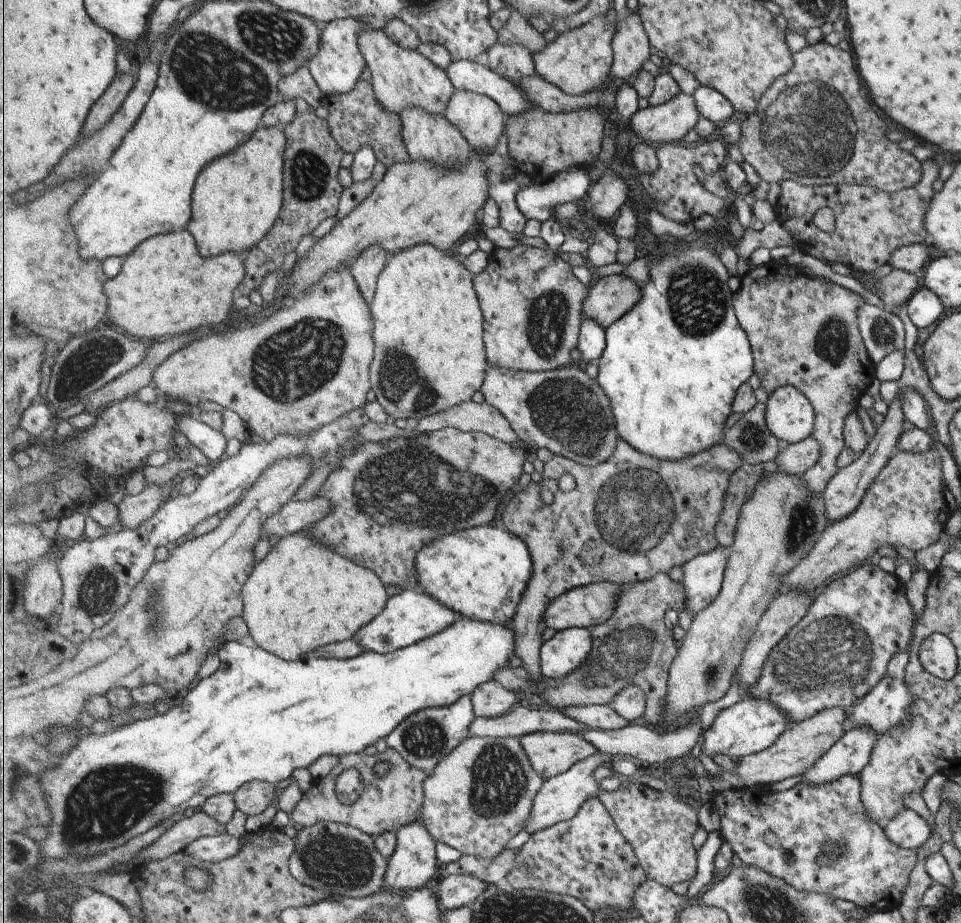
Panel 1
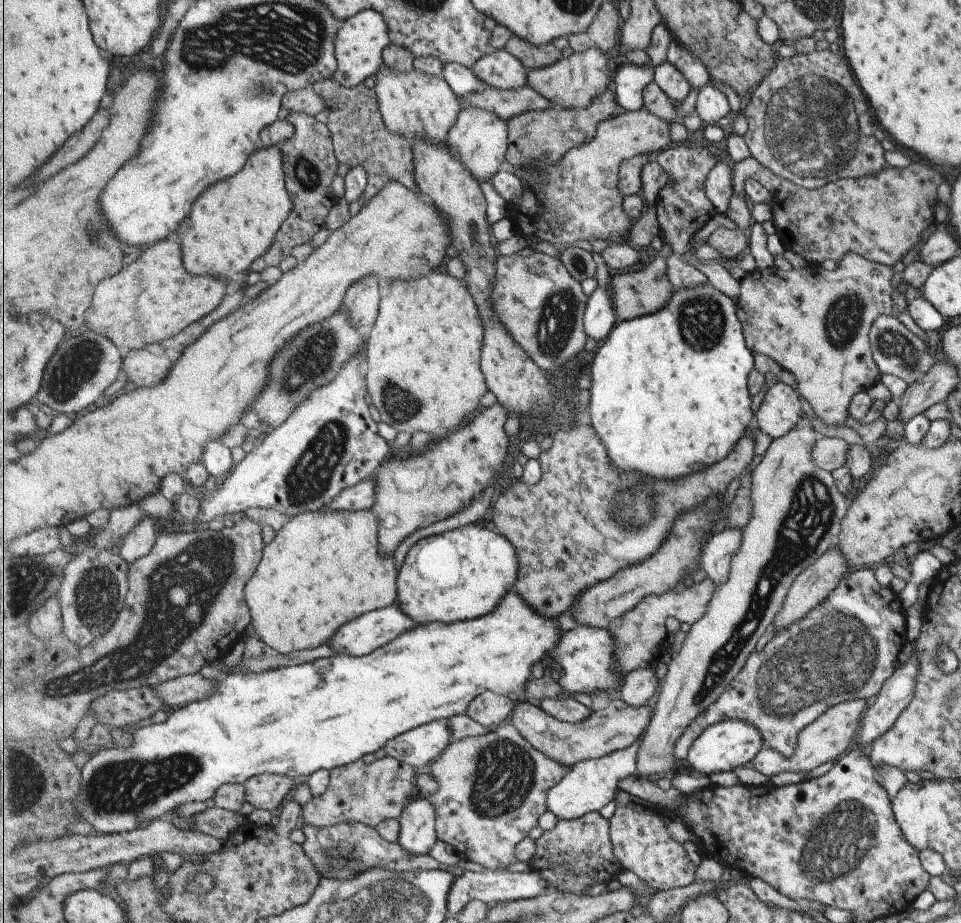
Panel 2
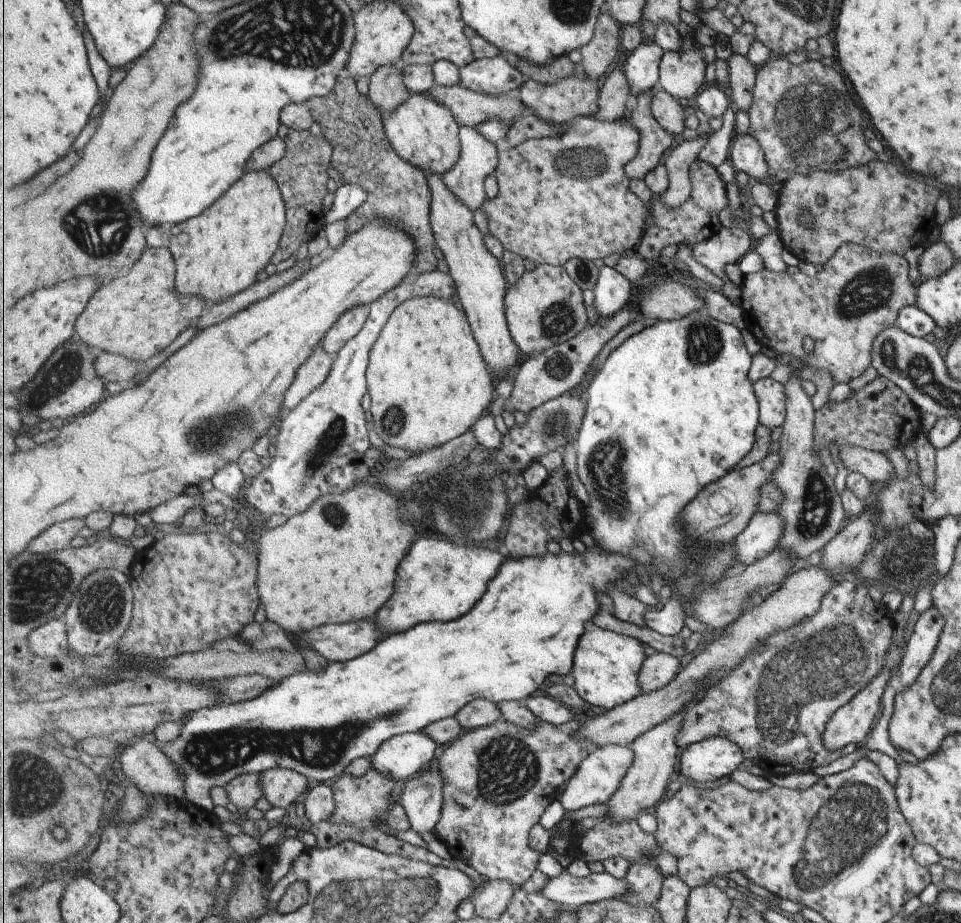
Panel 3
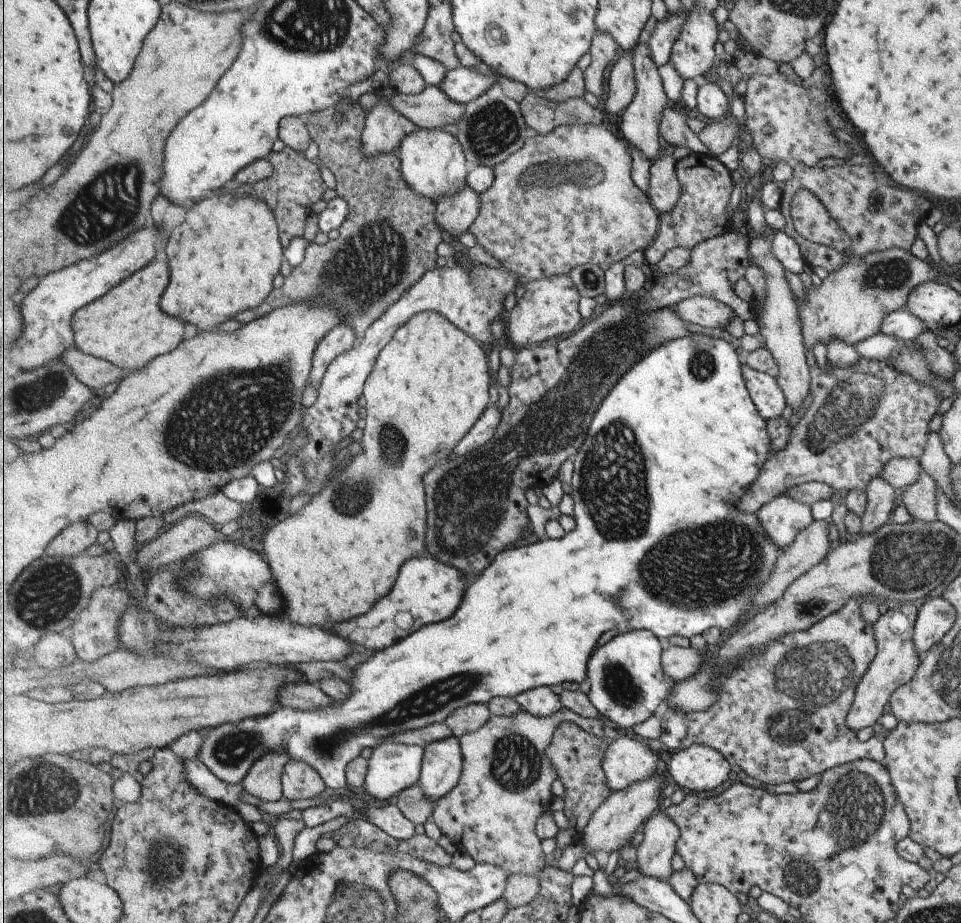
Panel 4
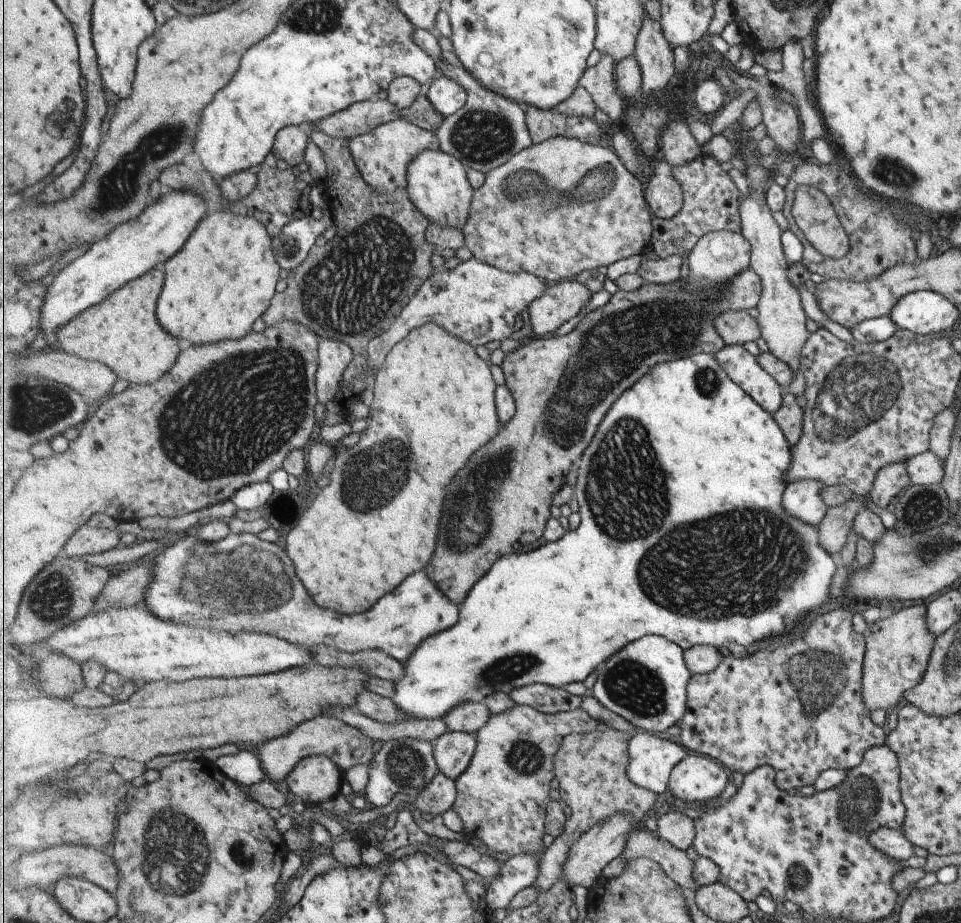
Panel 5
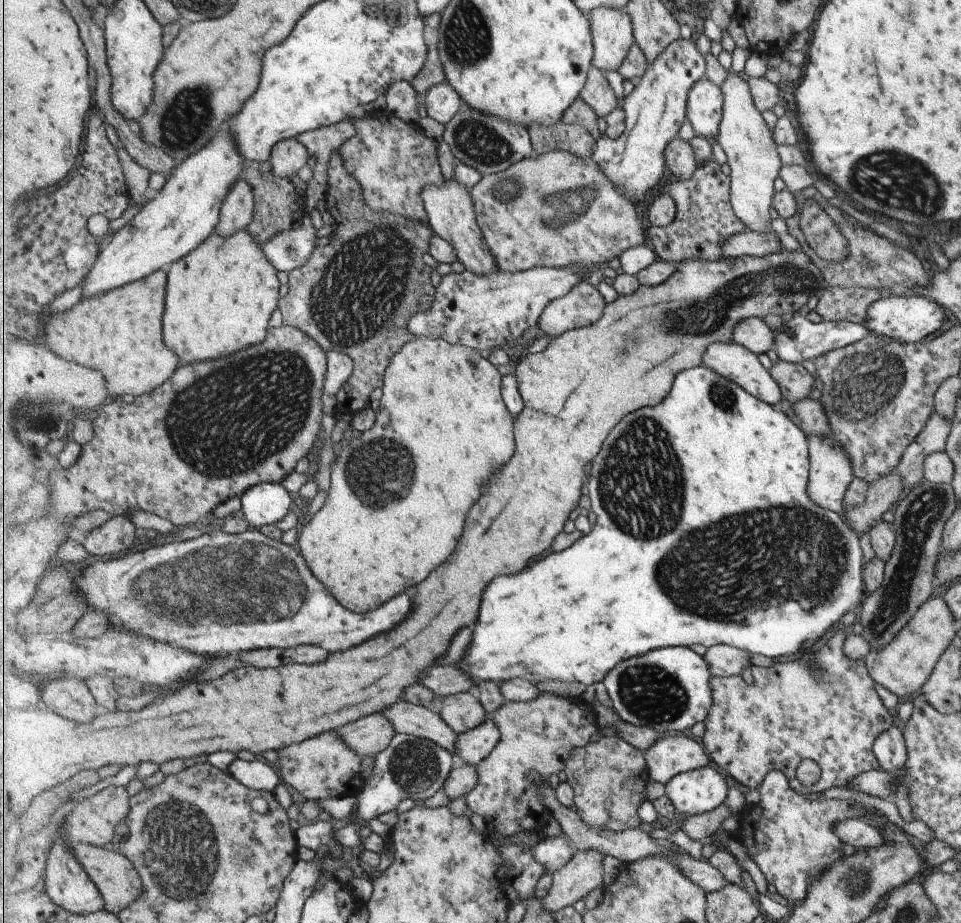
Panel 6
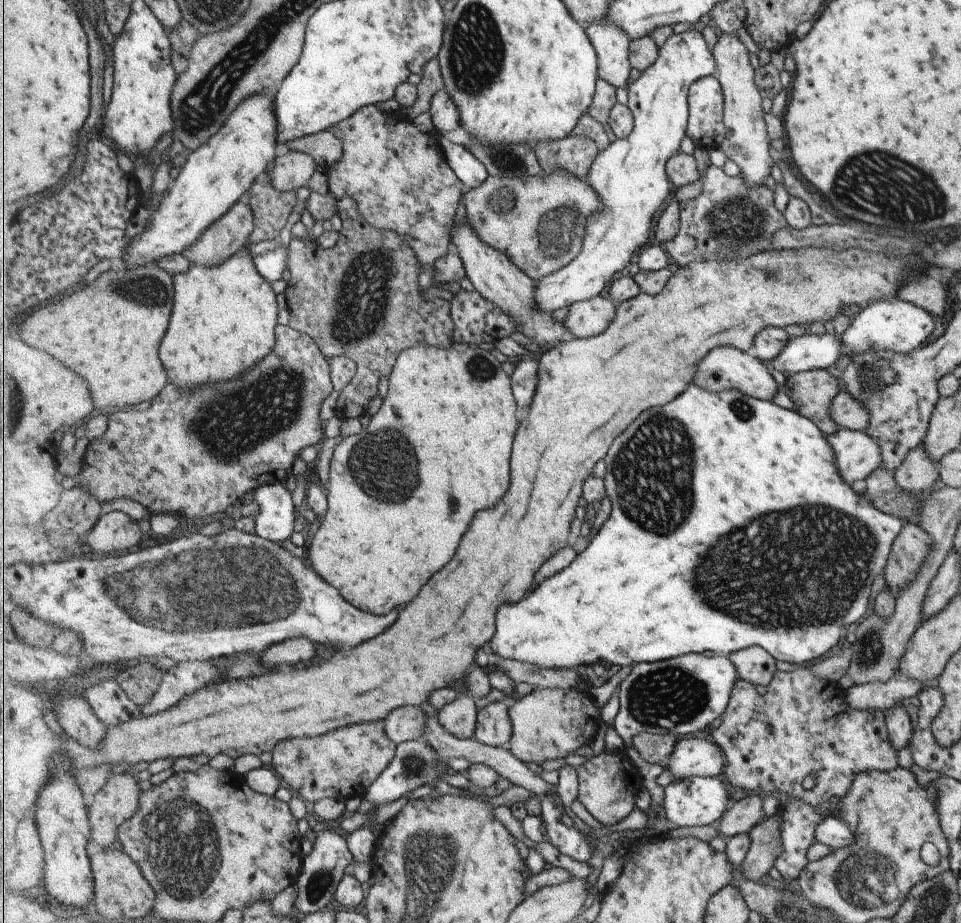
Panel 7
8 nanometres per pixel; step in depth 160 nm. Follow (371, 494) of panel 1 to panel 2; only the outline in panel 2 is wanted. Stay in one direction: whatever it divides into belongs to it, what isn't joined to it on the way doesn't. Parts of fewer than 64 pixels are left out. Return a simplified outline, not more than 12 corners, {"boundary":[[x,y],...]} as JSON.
{"boundary":[[508,408],[371,476],[379,550],[461,512],[503,468]]}

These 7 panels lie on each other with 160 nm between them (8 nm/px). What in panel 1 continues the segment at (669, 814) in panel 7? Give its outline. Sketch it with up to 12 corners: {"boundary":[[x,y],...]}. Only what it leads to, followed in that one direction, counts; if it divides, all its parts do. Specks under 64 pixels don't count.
{"boundary":[[744,696],[704,732],[701,753],[760,753],[789,720],[771,701]]}

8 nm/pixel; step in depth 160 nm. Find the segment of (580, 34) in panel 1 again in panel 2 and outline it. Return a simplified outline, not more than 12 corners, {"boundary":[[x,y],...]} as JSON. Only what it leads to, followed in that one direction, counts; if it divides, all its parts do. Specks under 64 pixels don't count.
{"boundary":[[598,48],[528,71],[554,108],[586,109],[611,83]]}

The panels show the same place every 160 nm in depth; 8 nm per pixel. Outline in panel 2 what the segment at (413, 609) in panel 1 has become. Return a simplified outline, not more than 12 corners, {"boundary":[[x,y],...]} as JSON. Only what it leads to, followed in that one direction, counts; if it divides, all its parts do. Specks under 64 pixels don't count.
{"boundary":[[397,600],[345,623],[327,644],[360,657],[415,628]]}

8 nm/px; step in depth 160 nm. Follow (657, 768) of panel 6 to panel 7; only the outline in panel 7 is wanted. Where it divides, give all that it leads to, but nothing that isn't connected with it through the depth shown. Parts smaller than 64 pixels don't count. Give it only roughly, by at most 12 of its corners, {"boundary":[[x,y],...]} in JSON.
{"boundary":[[714,740],[679,741],[665,766],[675,779],[719,776]]}

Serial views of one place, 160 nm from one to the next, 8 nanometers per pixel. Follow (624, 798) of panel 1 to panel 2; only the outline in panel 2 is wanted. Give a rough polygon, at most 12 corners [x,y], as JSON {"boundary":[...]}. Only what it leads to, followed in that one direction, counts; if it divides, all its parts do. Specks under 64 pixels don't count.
{"boundary":[[658,814],[608,819],[623,868],[656,890],[689,886],[698,868]]}

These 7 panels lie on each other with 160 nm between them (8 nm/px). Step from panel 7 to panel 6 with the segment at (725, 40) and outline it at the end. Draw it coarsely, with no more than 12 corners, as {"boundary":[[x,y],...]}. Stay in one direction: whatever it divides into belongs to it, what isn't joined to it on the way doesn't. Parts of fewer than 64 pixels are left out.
{"boundary":[[729,74],[717,142],[747,231],[769,224],[779,158],[747,77]]}

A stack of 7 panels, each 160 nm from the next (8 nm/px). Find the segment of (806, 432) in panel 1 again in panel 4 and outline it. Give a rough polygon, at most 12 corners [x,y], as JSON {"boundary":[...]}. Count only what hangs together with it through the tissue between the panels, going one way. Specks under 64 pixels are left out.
{"boundary":[[749,363],[743,372],[753,402],[766,422],[786,405],[771,375]]}

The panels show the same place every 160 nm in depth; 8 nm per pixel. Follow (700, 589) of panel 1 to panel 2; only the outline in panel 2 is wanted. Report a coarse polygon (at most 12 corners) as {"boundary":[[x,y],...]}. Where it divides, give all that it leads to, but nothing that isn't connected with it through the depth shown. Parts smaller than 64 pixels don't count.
{"boundary":[[726,526],[704,548],[700,578],[730,579],[744,530]]}

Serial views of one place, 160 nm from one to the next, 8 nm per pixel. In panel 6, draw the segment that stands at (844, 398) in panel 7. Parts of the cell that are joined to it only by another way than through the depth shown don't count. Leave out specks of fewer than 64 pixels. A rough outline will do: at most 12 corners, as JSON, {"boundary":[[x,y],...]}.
{"boundary":[[819,400],[790,404],[805,436],[827,435]]}

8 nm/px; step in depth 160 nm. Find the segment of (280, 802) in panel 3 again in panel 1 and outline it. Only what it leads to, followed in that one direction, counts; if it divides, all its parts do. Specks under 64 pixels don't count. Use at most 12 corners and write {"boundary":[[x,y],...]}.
{"boundary":[[244,784],[233,795],[249,816],[265,812],[279,798],[273,784]]}

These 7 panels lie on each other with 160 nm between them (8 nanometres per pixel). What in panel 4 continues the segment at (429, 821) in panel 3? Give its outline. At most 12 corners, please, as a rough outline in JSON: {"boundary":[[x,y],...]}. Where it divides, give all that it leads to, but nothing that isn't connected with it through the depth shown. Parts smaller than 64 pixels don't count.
{"boundary":[[459,737],[425,748],[419,784],[435,804],[464,771]]}

